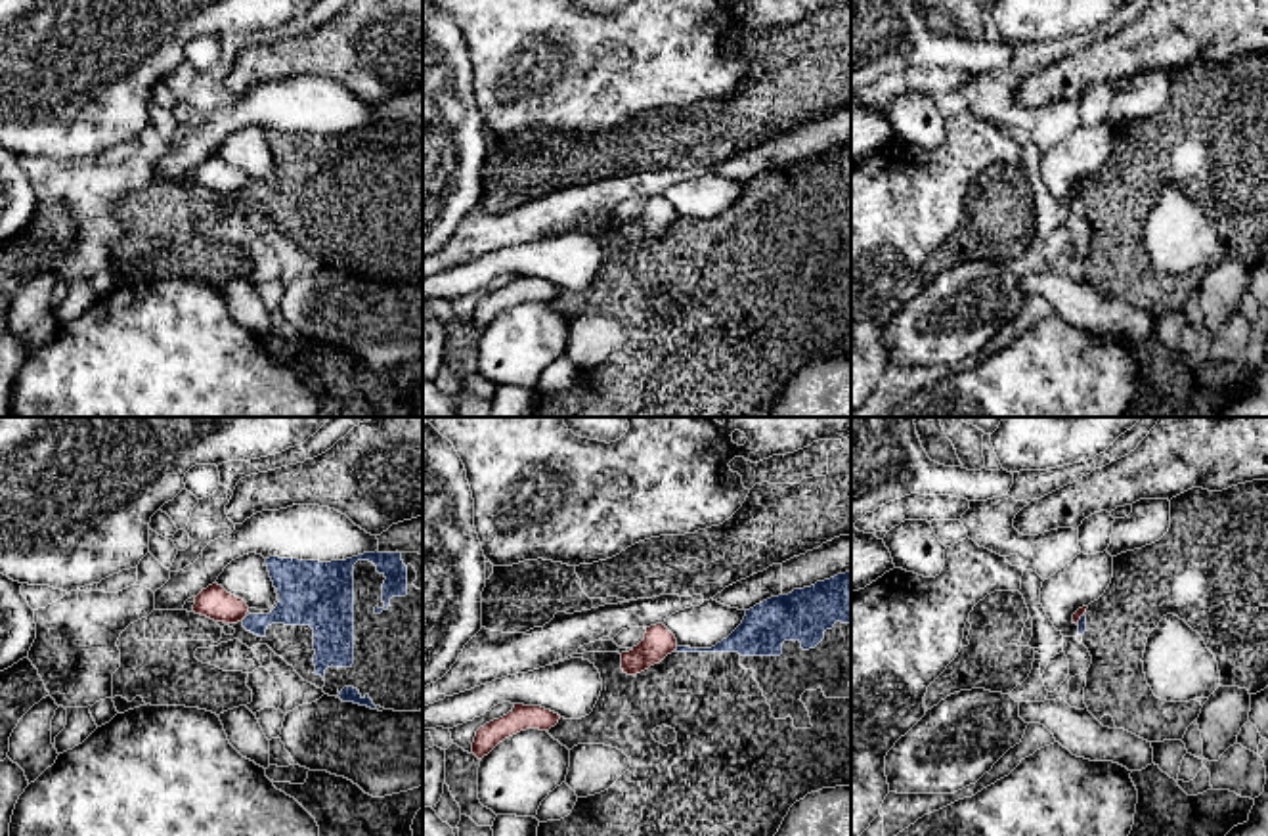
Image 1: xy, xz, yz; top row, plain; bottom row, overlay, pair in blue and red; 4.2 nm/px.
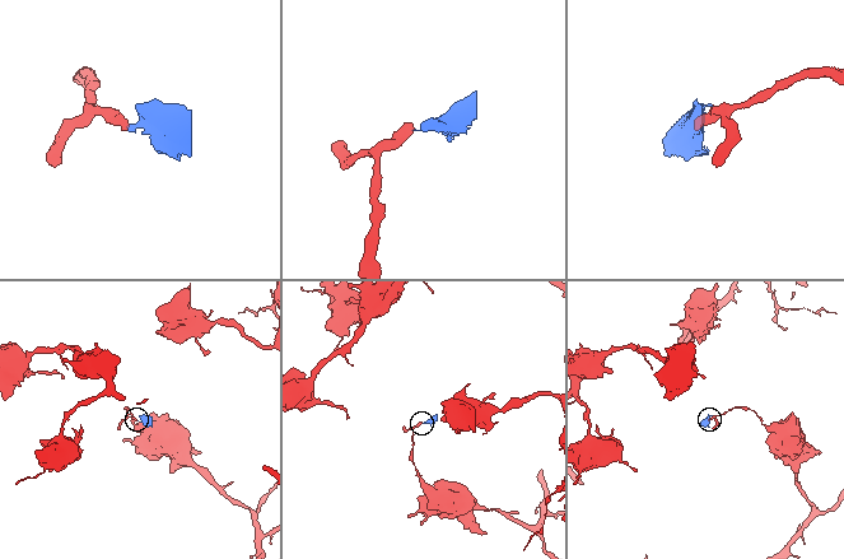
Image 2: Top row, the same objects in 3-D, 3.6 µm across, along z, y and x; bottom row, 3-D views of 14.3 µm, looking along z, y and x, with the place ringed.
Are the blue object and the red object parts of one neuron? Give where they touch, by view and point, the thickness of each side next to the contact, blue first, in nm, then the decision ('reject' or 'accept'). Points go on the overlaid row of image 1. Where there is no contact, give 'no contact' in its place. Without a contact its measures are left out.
yz (1081, 618) | 30/40 nm | reject

